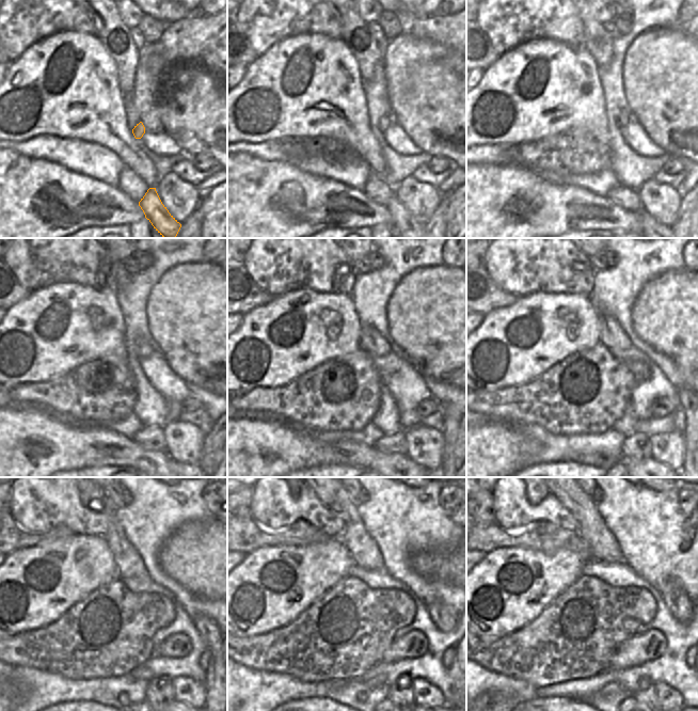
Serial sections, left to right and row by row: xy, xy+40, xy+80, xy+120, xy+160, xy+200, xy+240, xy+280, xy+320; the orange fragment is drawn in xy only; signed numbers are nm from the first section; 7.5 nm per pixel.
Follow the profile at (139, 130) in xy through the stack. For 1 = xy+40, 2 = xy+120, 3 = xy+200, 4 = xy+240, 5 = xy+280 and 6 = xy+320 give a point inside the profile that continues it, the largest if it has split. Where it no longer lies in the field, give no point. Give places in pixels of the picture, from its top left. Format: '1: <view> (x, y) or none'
1: xy+40 (384, 122)
2: xy+120 (142, 348)
3: xy+200 (612, 335)
4: xy+240 (128, 561)
5: xy+280 (363, 549)
6: xy+320 (604, 547)

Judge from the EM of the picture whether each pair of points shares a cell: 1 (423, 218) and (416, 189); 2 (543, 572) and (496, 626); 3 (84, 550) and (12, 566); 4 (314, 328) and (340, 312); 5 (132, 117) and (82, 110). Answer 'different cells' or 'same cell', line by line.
1: same cell
2: same cell
3: same cell
4: same cell
5: different cells

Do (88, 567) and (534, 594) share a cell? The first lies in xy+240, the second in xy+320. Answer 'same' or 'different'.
same

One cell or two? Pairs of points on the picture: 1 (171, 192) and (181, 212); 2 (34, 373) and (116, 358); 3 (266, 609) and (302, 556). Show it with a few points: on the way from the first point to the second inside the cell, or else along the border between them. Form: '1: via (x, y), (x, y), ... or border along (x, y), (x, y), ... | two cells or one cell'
1: via (176, 198), (181, 203), (181, 207) | one cell
2: via (54, 352), (96, 351) | one cell
3: via (280, 595), (288, 591), (294, 586), (302, 570) | one cell

